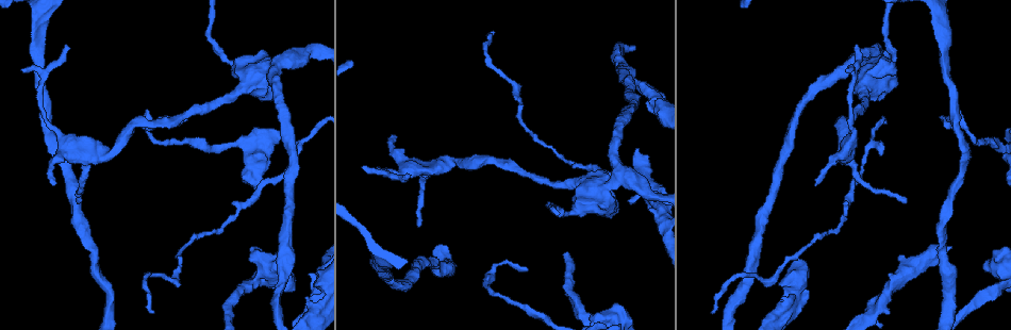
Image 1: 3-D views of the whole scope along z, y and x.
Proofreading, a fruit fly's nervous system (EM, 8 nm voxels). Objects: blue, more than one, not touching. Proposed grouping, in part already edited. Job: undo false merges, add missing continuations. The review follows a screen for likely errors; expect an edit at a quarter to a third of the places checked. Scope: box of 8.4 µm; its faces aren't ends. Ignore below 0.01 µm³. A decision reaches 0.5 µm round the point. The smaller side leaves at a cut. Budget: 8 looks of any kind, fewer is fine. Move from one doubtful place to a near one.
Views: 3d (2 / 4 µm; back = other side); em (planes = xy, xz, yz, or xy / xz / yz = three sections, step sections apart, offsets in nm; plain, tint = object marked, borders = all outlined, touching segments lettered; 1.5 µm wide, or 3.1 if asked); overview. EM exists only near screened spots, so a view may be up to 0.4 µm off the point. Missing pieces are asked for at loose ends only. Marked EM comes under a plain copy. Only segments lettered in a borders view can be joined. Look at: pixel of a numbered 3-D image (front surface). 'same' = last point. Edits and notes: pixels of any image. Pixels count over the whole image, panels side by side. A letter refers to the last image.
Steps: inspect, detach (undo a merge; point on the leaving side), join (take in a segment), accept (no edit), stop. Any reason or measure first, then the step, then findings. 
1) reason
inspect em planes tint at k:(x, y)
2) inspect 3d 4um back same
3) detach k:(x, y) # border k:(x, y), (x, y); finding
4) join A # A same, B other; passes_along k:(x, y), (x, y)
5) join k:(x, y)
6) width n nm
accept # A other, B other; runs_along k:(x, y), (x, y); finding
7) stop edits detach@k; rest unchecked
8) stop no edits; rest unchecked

branch stops here
inspect 3d 4um back at 1:(632, 203)

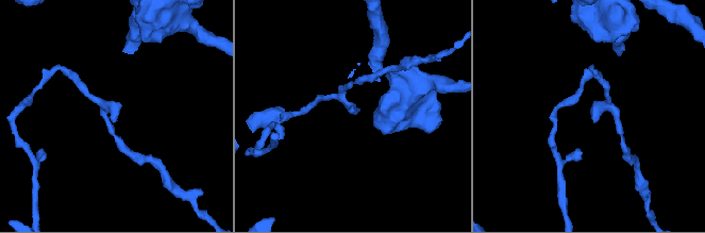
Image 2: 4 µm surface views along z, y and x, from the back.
need the tissue
inspect em planes tint at 2:(593, 121)

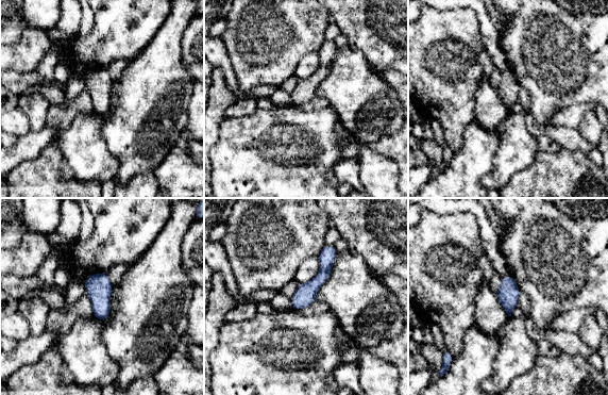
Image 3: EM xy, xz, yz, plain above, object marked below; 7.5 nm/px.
inspect em planes borders same

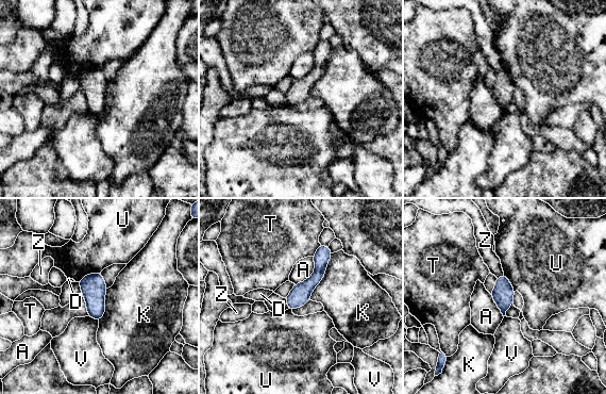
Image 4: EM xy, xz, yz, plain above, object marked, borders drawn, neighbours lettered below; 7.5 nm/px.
accept # A other, D other, K other, T other, U other, V other, Z other; runs_along 4:(325, 248), (318, 276), (291, 307); none of them fits

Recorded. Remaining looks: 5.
tapers out
inspect 3d 4um at 1:(419, 225)

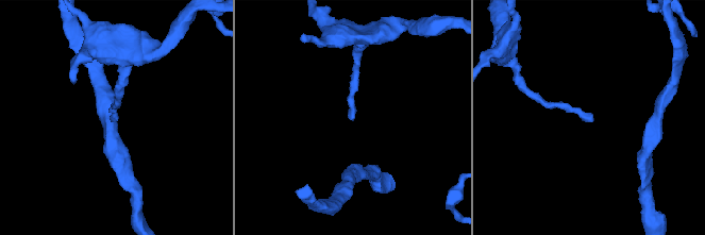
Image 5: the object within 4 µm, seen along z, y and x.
now the EM
inspect em planes borders at 5:(112, 119)

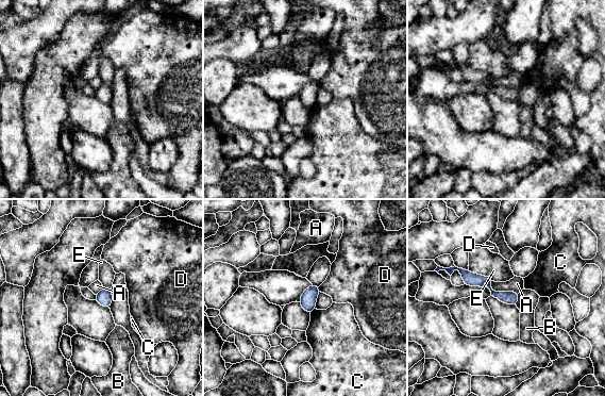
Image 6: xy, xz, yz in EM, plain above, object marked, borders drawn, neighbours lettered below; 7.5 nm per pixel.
width 100 nm
accept # A other, B other, C other, D other, E other; border 6:(464, 283), (518, 293); none of them fits

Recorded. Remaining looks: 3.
branch stops here
inspect 3d 4um at 1:(815, 186)

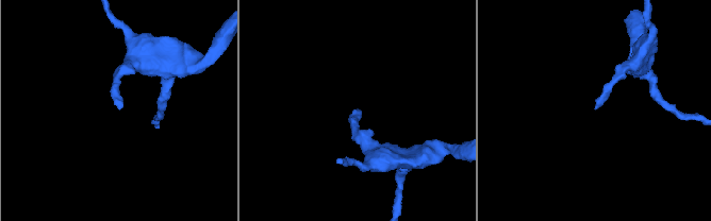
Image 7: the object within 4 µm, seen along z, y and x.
inspect em planes tint at 7:(120, 107)

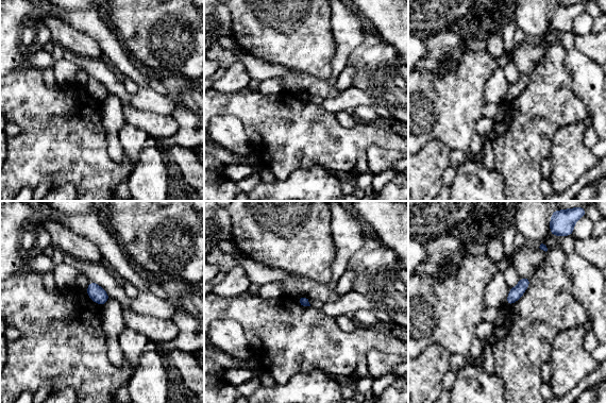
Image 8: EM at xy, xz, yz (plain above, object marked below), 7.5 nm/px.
what lies round it
inspect em planes borders same

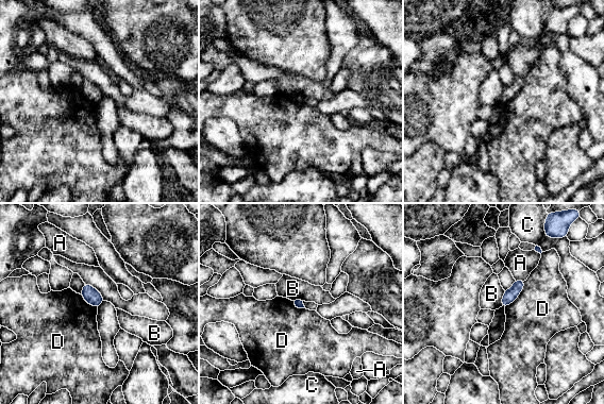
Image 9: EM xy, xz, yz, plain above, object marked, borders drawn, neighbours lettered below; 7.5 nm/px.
accept # A other, B other, C other, D other; border 9:(526, 280), (523, 289), (505, 308); none of them fits

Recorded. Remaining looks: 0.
stop no edits; rest unchecked

